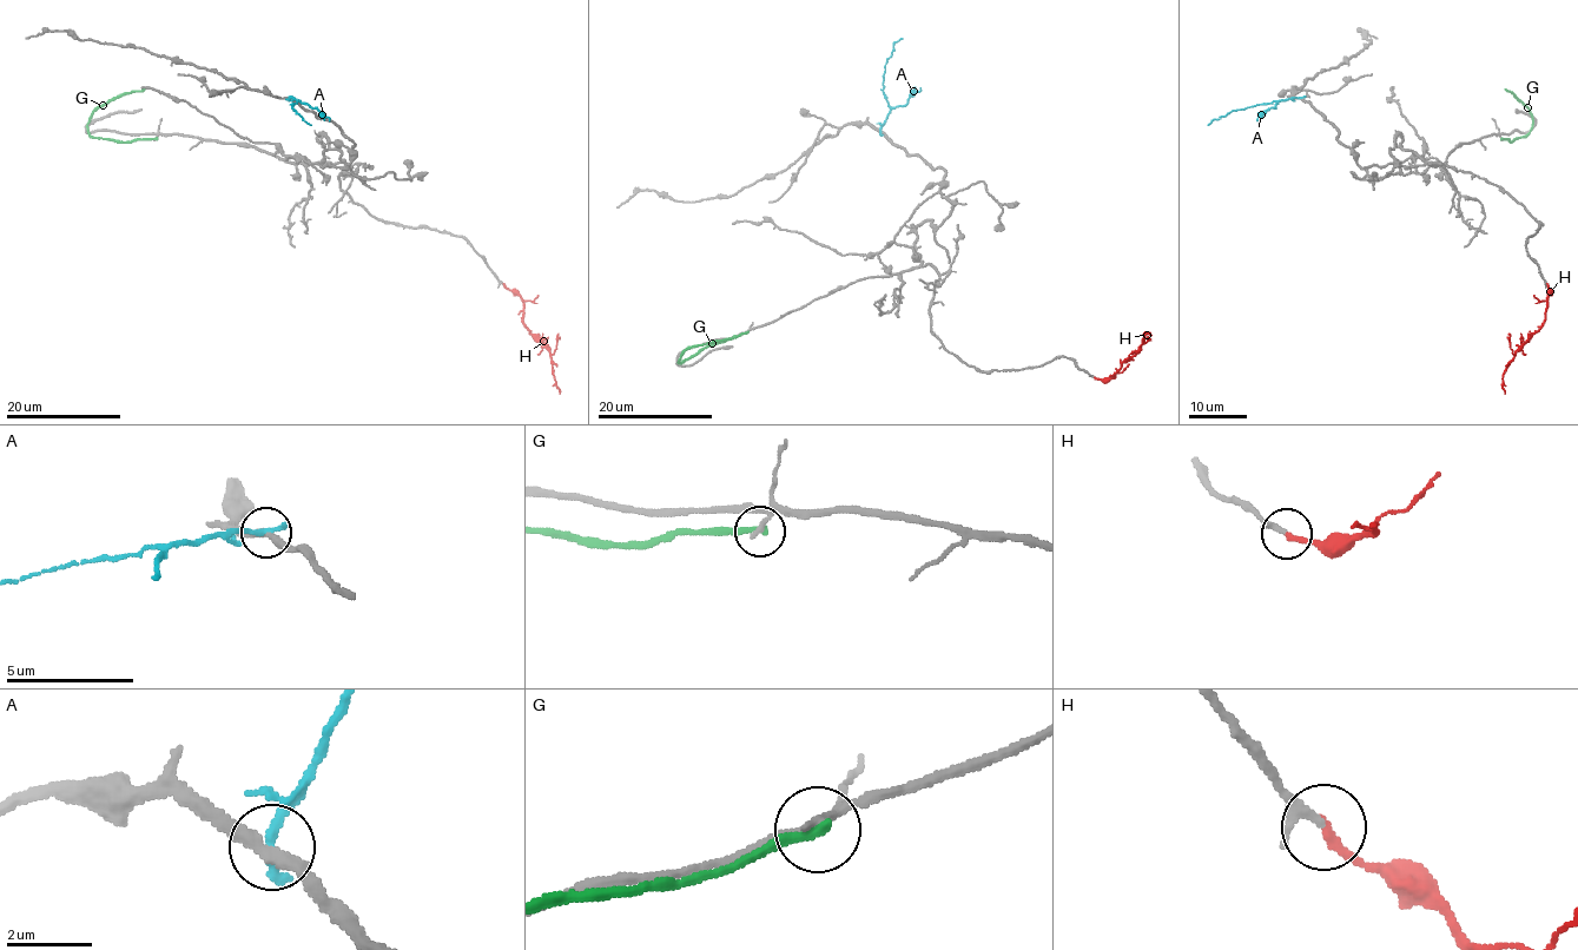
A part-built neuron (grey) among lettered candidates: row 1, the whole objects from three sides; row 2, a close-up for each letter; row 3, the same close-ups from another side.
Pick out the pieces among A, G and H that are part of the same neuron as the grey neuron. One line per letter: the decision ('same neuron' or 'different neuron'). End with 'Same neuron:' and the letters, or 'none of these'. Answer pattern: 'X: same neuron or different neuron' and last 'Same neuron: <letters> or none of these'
A: different neuron
G: different neuron
H: same neuron
Same neuron: H

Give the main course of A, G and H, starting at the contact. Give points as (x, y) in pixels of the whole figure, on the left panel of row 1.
A: (289, 98), (298, 100), (291, 105), (311, 125)
G: (156, 139), (103, 139), (93, 138), (87, 131), (92, 113), (113, 98), (144, 88)
H: (503, 284), (521, 298), (522, 324), (549, 351), (560, 393)

